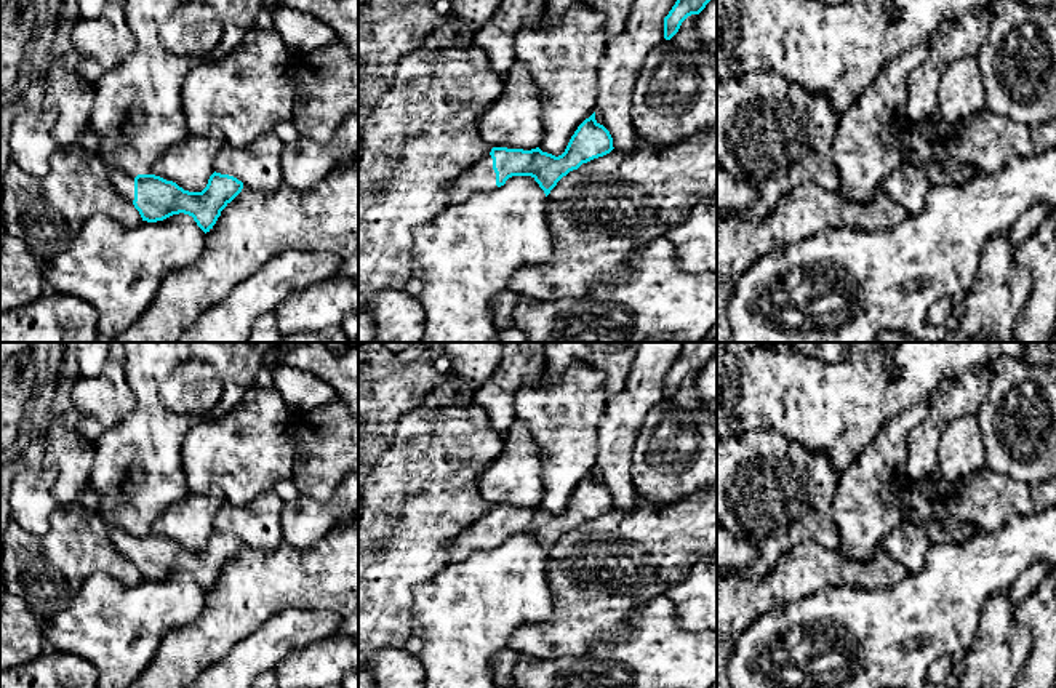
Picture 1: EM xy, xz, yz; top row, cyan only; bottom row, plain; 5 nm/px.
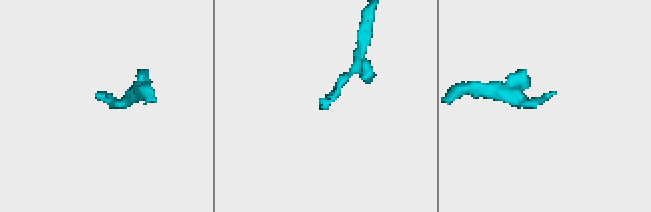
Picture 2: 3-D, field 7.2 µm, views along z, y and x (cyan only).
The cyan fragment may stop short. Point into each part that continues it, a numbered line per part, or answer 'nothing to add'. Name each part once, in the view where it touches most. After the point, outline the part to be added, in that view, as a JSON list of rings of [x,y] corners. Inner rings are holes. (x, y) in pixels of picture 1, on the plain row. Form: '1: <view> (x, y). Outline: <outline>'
1: xz (480, 536). Outline: [[[486,514],[466,531],[462,531],[450,546],[448,554],[453,562],[462,562],[477,550],[491,550],[496,544],[493,517]]]

